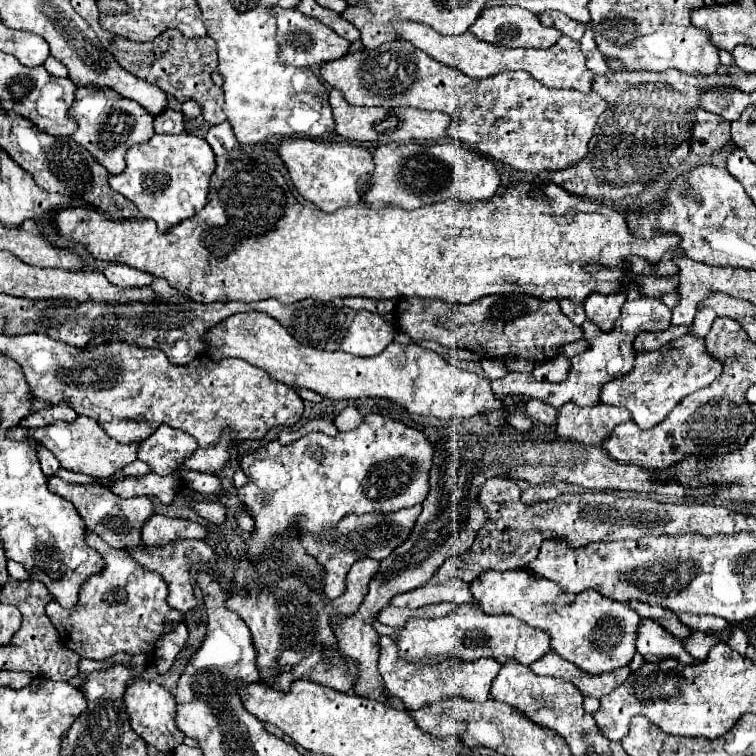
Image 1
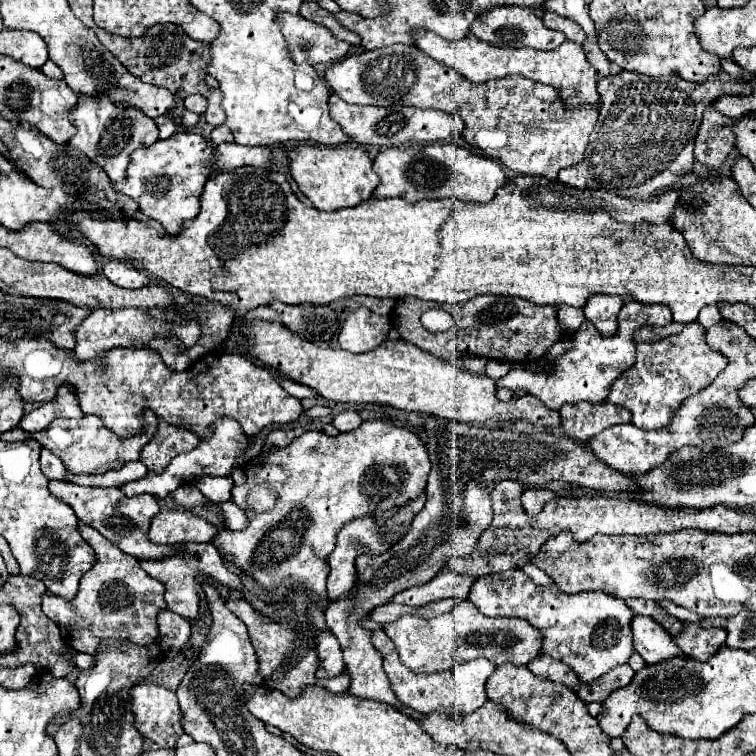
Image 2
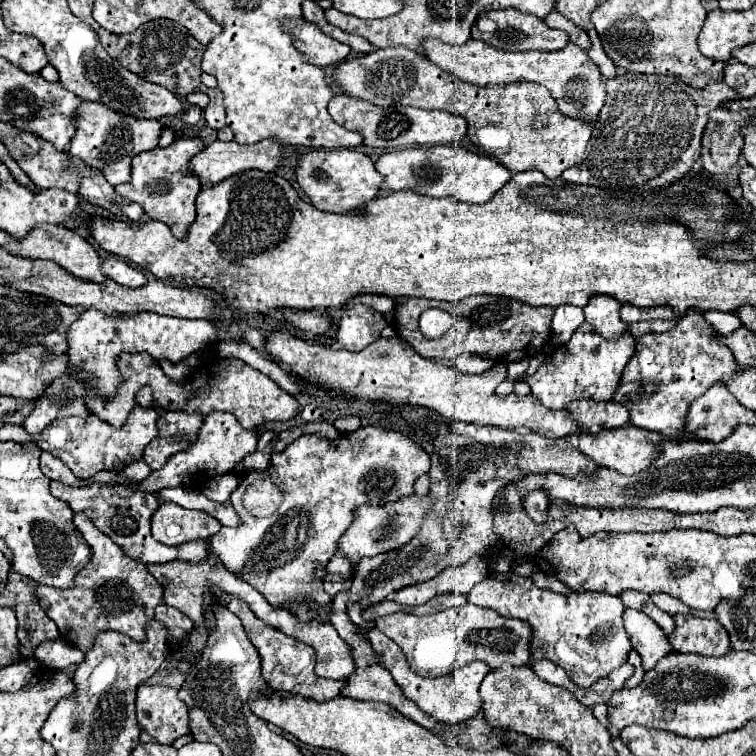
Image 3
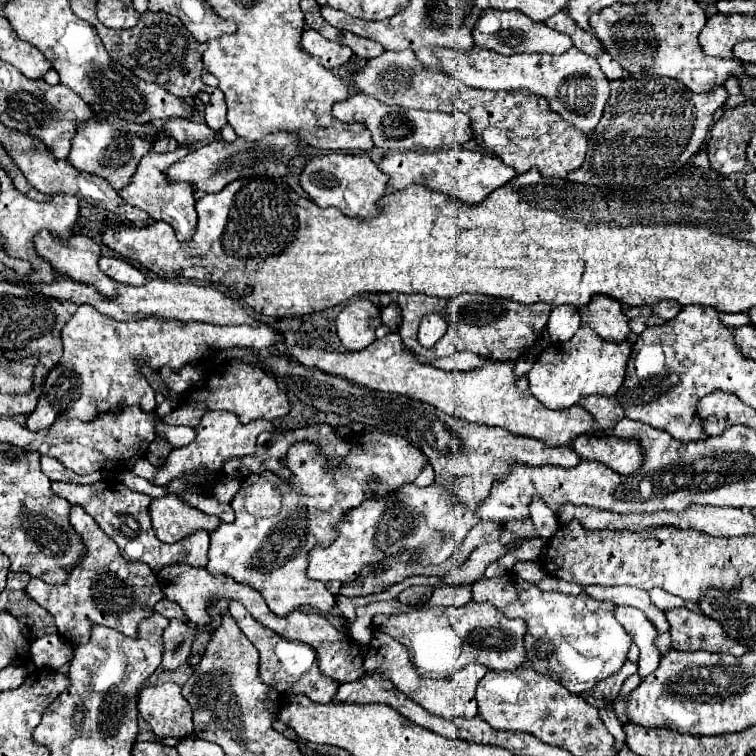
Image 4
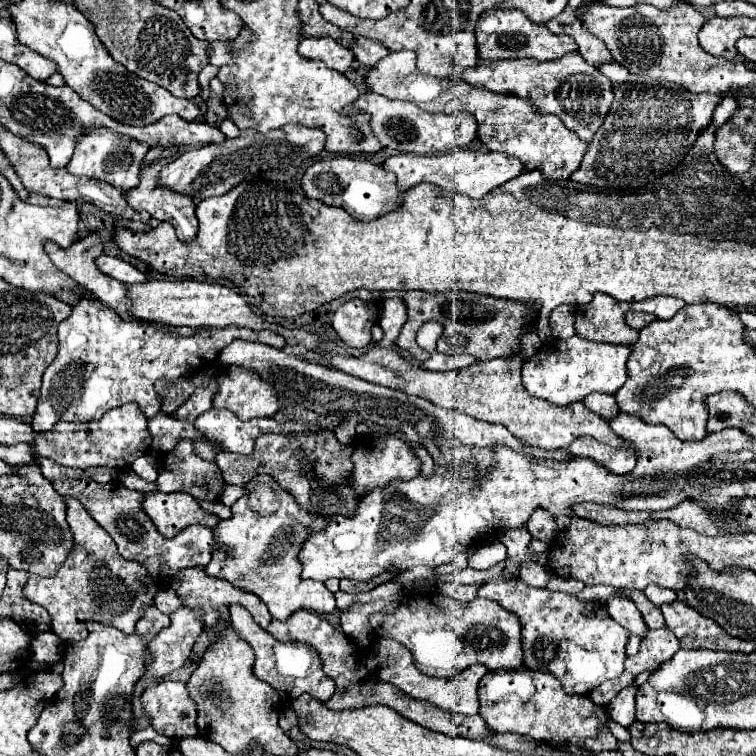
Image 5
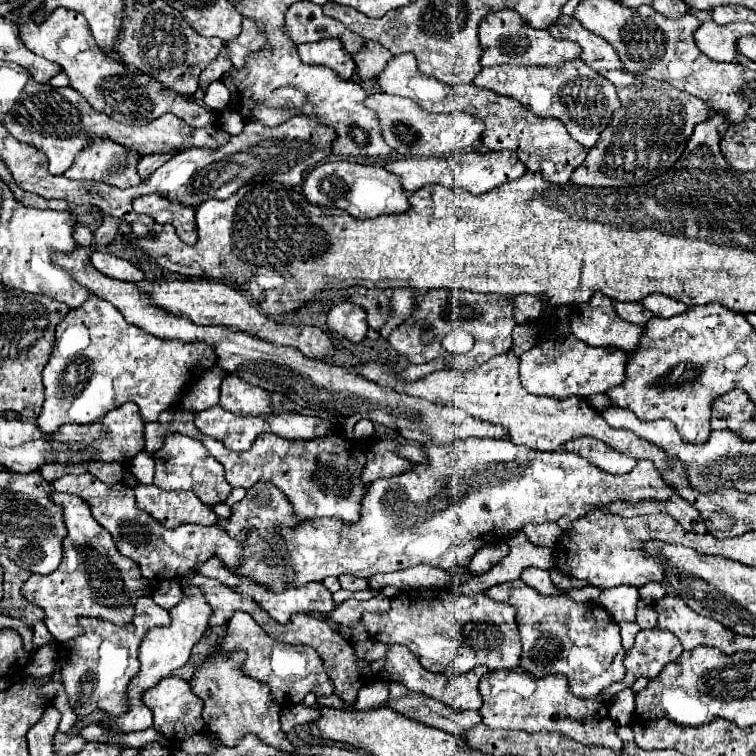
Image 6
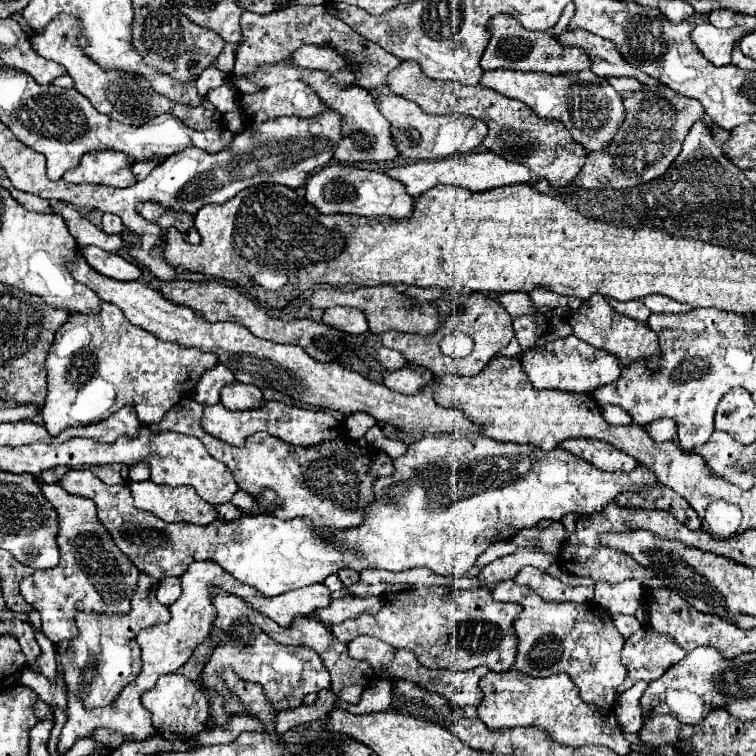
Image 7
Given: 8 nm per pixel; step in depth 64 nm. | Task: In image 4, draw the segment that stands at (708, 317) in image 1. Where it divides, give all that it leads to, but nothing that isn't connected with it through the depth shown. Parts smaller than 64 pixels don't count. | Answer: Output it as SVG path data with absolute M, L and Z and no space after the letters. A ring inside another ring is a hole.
M722 314L720 322L726 324L728 328L740 328L744 324L750 324L750 318L746 314Z

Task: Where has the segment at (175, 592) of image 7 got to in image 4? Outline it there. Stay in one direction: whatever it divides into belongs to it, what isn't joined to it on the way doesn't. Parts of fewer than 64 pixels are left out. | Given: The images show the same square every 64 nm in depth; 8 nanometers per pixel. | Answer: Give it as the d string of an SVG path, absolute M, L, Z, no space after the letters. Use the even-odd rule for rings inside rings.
M160 600L160 602L156 604L156 612L158 612L158 614L162 614L164 618L168 618L168 620L180 620L180 622L188 620L188 618L184 616L182 608L178 608L178 606L176 606L176 602L168 602L168 600Z

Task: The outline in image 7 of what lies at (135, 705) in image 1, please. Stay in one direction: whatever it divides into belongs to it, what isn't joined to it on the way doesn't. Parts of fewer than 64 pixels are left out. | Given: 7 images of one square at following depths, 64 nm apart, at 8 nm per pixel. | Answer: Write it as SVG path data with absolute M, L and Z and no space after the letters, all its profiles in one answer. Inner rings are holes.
M164 674L156 686L142 694L142 704L152 712L152 724L156 732L166 740L190 740L202 730L208 722L208 698L192 680L182 674Z

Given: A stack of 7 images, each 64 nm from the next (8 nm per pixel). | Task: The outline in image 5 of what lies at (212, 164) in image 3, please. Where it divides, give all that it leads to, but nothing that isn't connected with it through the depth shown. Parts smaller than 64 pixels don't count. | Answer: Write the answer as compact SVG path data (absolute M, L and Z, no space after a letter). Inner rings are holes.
M288 124L284 128L270 130L268 134L246 130L238 138L226 140L224 144L208 144L208 146L186 150L174 162L162 168L160 186L166 186L174 192L188 194L198 204L204 198L226 194L242 180L266 178L276 182L290 182L296 178L298 166L304 160L310 160L312 156L320 154L322 150L324 150L324 132L316 128Z

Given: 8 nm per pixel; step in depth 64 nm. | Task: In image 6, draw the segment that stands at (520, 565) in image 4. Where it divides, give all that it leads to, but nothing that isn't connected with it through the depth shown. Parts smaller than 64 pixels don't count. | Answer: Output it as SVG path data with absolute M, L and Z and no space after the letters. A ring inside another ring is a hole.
M526 568L522 578L526 578L526 584L532 586L532 588L536 588L540 594L548 594L548 596L550 596L550 594L560 594L560 592L562 592L562 590L554 588L548 570L540 570L540 568Z

